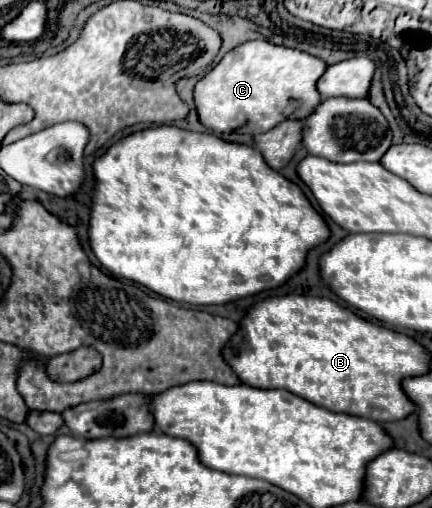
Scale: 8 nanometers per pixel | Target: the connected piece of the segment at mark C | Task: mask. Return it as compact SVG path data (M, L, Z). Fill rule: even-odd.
M249 40L243 42L241 46L235 46L233 50L229 50L221 62L207 70L203 78L199 78L199 82L193 88L193 98L195 98L195 110L199 116L199 122L217 134L231 134L231 132L239 132L239 134L263 134L267 130L271 130L275 124L279 124L285 118L305 118L309 112L313 112L313 108L321 102L321 96L315 88L319 76L325 72L327 64L307 52L301 50L293 50L293 48L285 48L285 46L275 46L267 40Z

